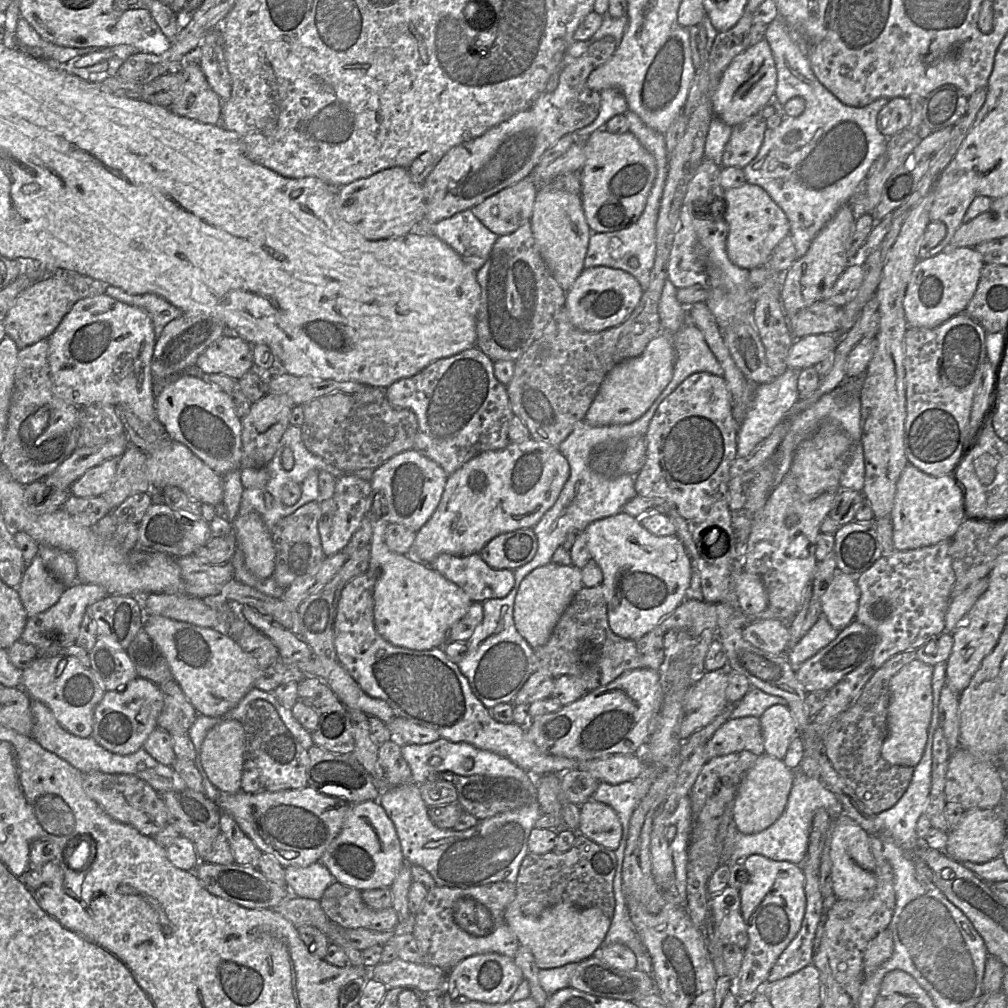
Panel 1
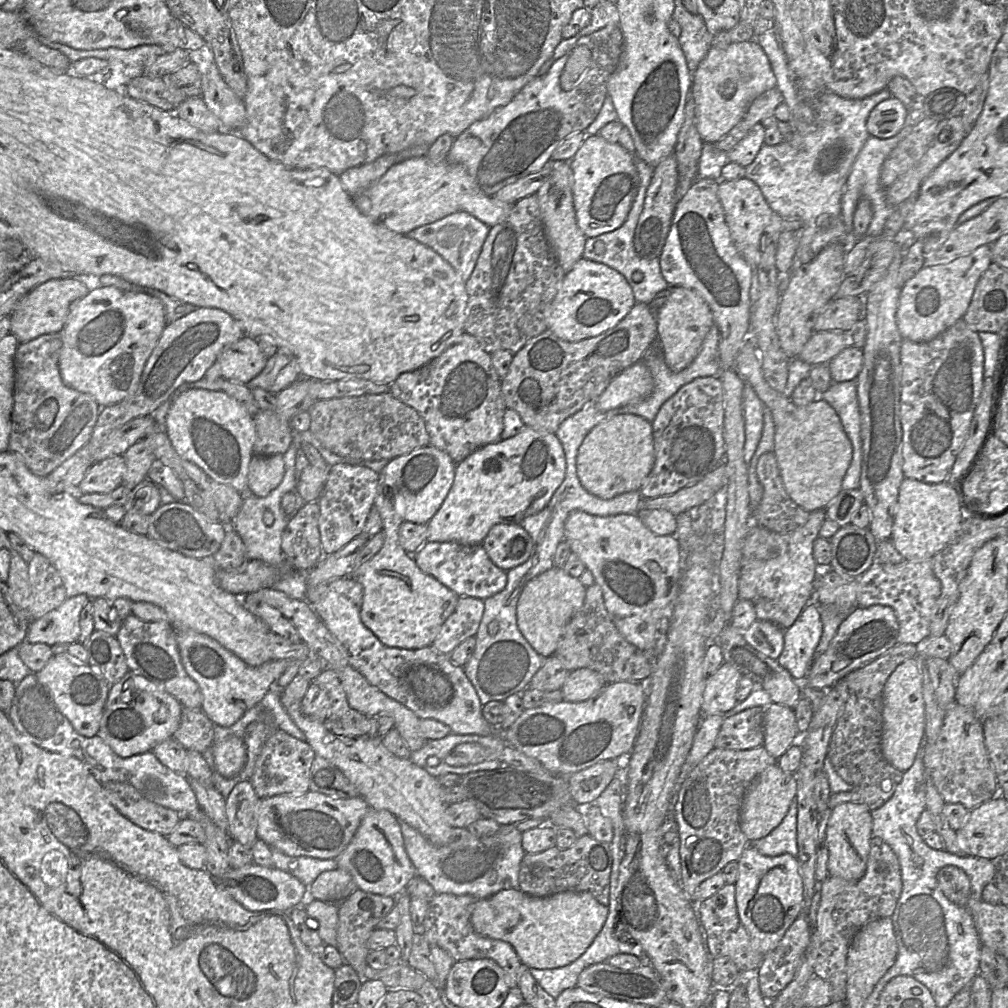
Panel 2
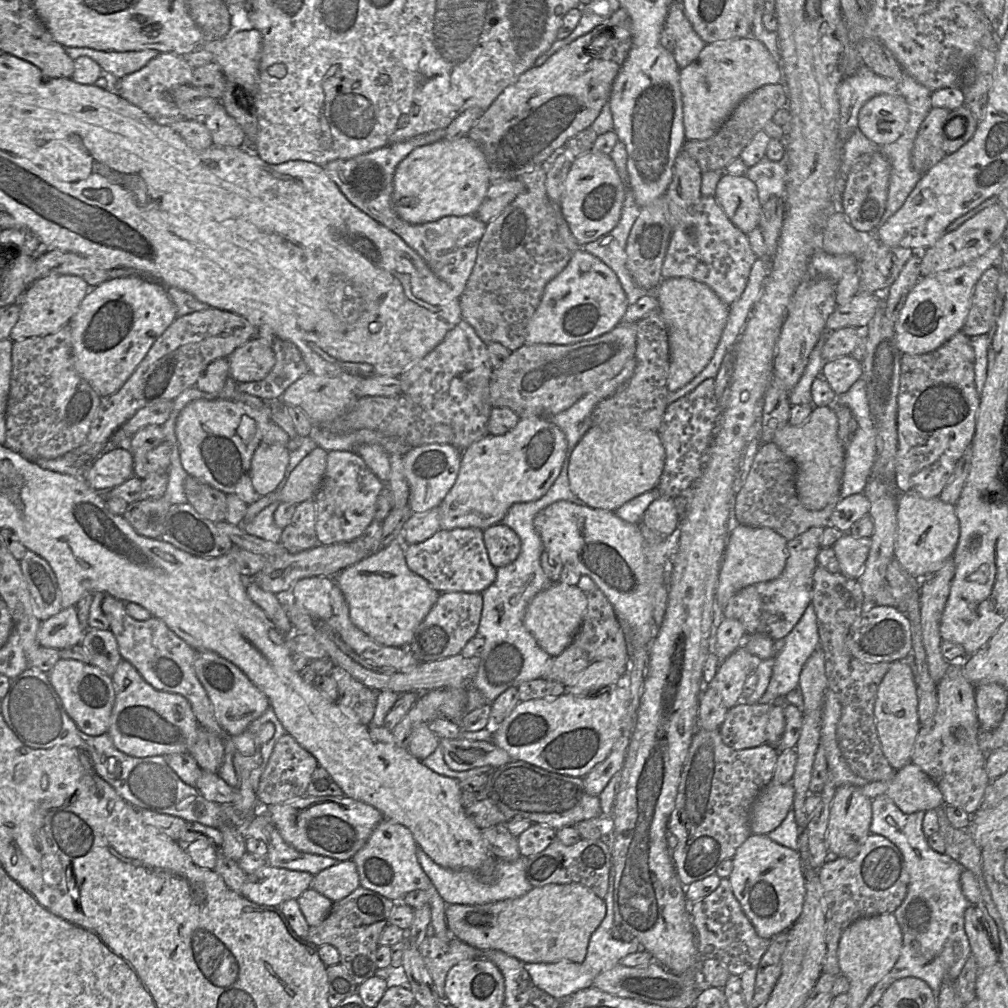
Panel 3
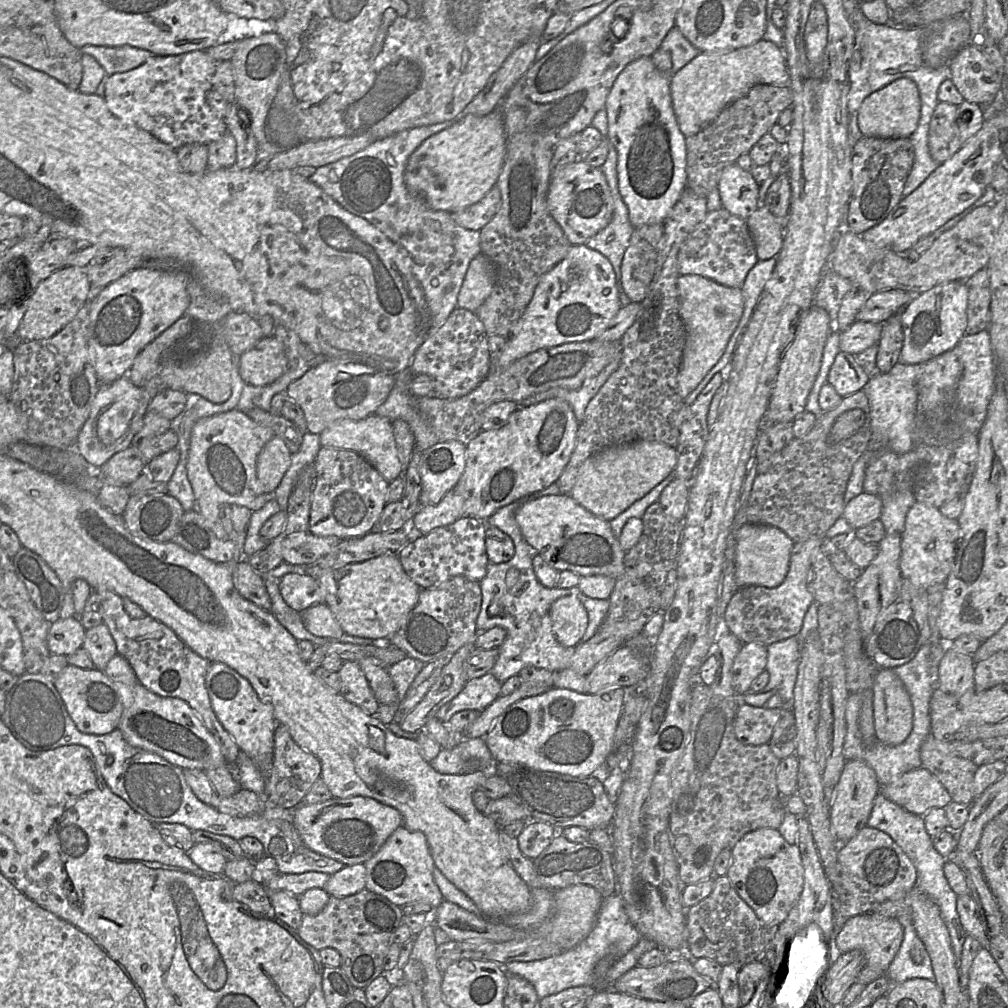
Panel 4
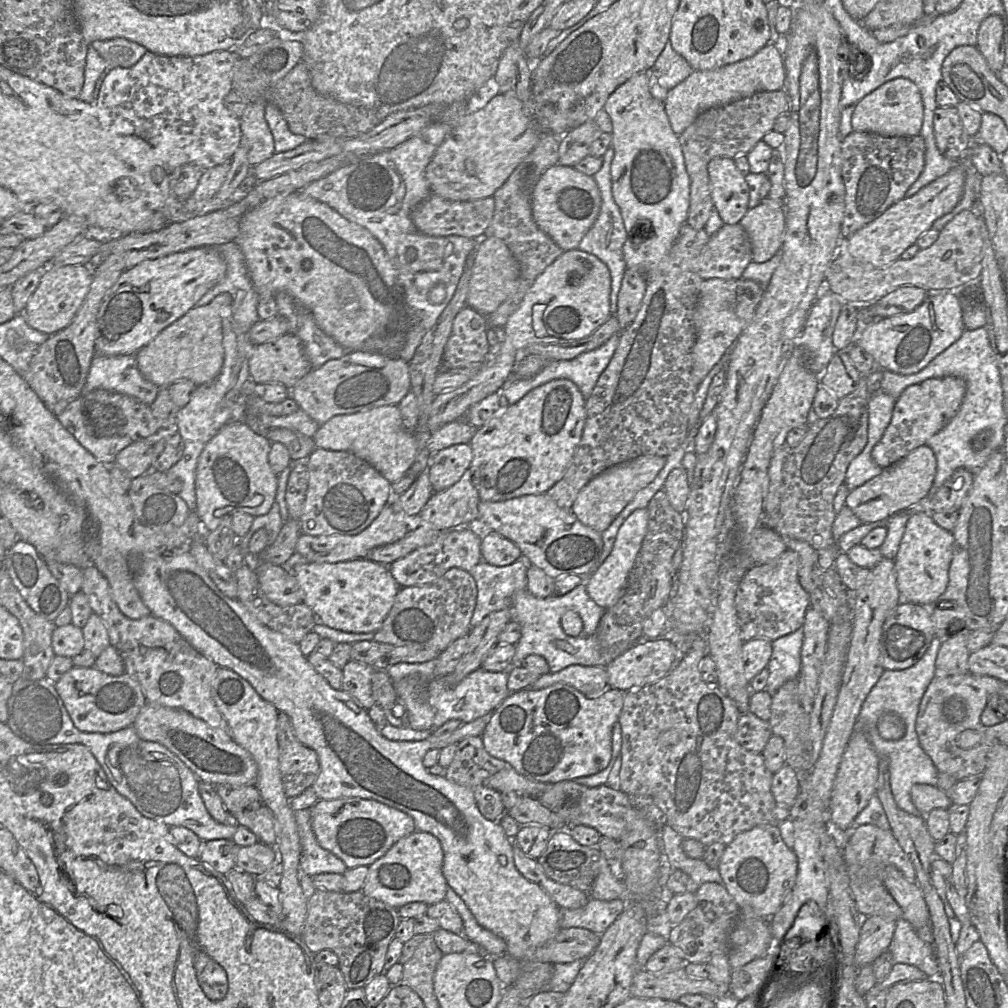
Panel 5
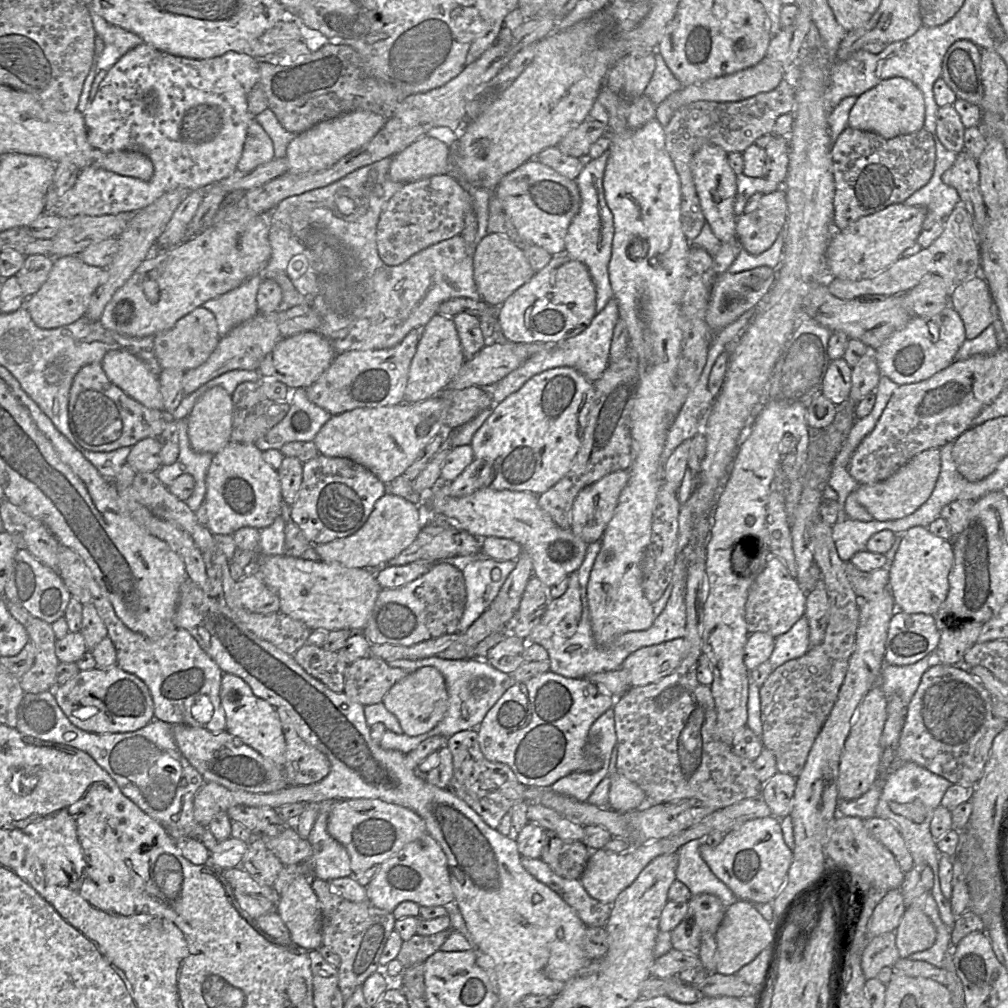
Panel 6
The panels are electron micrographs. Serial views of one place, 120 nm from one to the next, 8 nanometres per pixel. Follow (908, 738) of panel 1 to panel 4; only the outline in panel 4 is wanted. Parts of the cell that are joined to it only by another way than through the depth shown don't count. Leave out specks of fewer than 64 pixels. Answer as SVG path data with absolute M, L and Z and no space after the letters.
M880 669L872 690L877 738L889 746L903 743L913 728L913 706L903 682L893 669Z

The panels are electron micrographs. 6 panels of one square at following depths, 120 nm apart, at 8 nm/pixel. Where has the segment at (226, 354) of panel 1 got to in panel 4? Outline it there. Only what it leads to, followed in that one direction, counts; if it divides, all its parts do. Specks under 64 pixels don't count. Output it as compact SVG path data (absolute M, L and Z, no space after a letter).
M273 335L265 336L238 357L239 374L246 384L265 386L287 370L284 346Z

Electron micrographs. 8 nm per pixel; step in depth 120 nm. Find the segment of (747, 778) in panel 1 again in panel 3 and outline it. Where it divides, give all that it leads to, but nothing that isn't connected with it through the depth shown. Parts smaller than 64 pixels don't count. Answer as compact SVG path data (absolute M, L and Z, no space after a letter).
M773 780L765 786L750 811L753 834L766 834L776 829L786 818L794 804L795 789L792 782L779 784Z

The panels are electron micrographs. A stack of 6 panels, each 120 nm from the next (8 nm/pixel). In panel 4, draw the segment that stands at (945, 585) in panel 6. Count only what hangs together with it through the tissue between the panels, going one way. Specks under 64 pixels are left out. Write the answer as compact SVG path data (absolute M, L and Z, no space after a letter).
M916 501L906 515L901 534L901 576L926 590L932 586L944 586L955 560L959 534L958 520L945 517L939 508Z

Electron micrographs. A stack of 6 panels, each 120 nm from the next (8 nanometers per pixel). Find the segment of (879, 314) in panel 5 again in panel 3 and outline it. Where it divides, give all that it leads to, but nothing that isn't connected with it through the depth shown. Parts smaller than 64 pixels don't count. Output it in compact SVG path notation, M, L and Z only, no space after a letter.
M857 294L852 300L835 310L826 321L826 331L841 328L866 328L877 309L883 304L882 294Z

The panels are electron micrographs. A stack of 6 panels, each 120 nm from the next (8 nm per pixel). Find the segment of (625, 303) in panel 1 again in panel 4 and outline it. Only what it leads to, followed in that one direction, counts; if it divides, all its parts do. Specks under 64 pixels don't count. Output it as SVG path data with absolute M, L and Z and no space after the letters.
M585 244L572 245L565 258L539 280L525 312L508 333L502 353L497 359L491 360L490 373L504 370L517 359L540 349L552 348L565 343L594 340L621 308L616 276L609 260Z

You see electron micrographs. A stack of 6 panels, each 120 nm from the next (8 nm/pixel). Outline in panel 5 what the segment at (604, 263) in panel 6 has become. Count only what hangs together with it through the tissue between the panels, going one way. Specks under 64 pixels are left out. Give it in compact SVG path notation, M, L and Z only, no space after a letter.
M610 146L602 156L601 168L593 175L601 197L600 211L594 224L584 235L577 247L584 252L595 255L608 267L611 276L610 311L612 315L617 310L617 296L626 269L623 256L623 244L626 241L626 231L620 209L613 198L611 187L610 169L613 156L614 150Z

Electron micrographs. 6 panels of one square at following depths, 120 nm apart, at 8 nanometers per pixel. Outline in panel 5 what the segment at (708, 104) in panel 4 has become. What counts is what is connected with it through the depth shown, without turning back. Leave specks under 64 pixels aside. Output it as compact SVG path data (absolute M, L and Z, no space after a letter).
M768 43L752 57L712 70L694 70L680 84L668 91L665 111L674 133L681 135L704 111L749 97L761 91L784 89L786 69L783 54Z

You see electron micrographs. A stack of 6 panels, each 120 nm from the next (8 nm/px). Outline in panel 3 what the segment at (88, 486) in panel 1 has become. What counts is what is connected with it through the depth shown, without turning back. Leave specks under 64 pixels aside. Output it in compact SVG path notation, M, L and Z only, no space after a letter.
M112 445L89 464L81 478L100 493L111 490L134 475L133 456L127 445Z

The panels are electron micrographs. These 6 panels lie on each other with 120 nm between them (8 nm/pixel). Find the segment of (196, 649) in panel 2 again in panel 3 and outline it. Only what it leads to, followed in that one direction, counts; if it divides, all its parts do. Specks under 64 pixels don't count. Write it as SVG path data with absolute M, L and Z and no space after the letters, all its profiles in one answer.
M197 651L194 669L213 706L214 717L227 736L244 732L270 707L267 696L237 666L216 653Z

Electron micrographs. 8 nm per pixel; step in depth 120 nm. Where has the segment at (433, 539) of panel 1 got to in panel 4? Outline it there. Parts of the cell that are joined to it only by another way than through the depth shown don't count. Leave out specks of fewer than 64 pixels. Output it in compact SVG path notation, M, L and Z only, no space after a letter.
M551 398L516 409L499 429L482 430L467 444L465 469L452 489L462 498L463 517L486 522L500 508L556 482L574 450L578 427L570 405Z

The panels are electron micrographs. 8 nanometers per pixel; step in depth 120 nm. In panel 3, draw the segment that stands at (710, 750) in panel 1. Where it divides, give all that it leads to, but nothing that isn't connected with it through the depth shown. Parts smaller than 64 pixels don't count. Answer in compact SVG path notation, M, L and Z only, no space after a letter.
M738 702L728 710L719 729L723 742L735 750L754 748L767 743L766 727L772 706Z

